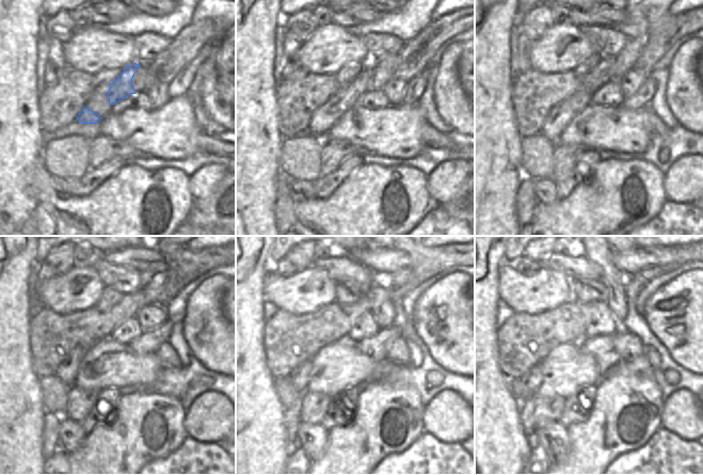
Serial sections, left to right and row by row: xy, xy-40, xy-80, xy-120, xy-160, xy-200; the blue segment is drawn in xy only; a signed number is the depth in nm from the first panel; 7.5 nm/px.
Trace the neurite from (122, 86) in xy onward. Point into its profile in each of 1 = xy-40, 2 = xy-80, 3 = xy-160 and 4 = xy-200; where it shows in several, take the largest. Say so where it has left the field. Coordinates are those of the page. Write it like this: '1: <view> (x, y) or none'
1: xy-40 (324, 116)
2: xy-80 (558, 119)
3: xy-160 (300, 376)
4: xy-200 (523, 388)

